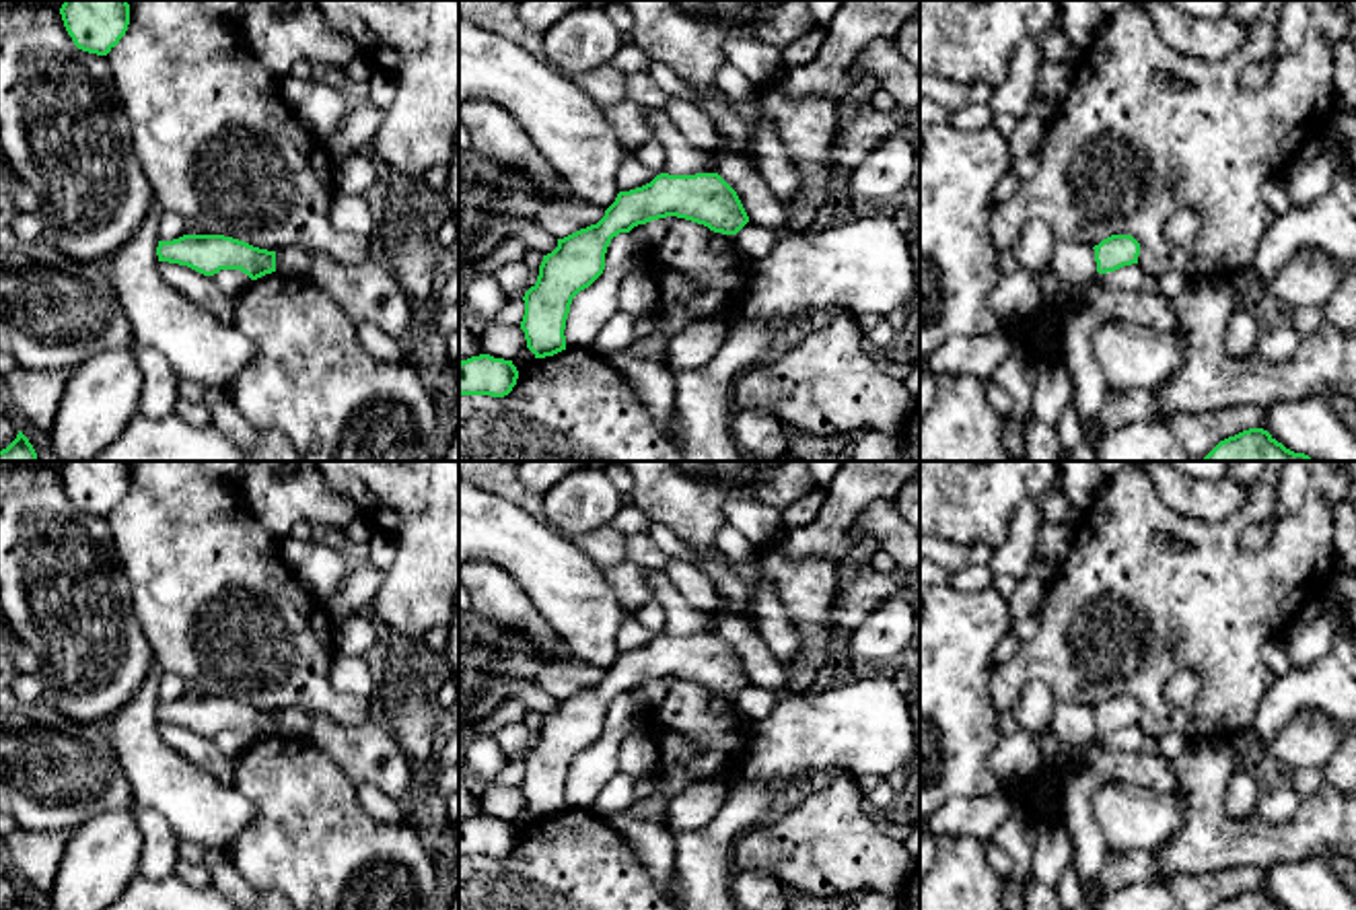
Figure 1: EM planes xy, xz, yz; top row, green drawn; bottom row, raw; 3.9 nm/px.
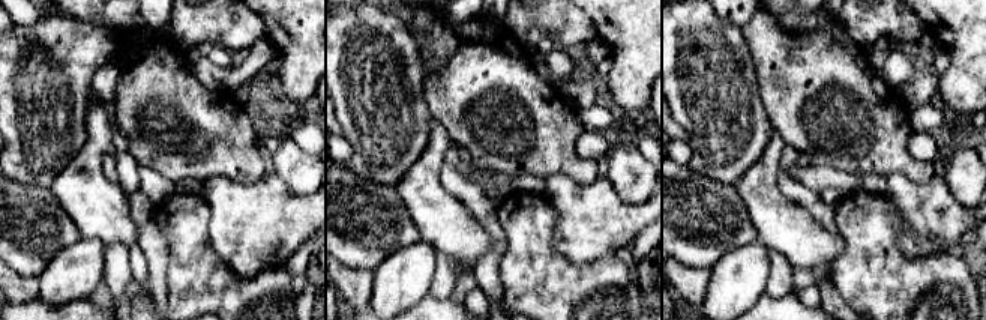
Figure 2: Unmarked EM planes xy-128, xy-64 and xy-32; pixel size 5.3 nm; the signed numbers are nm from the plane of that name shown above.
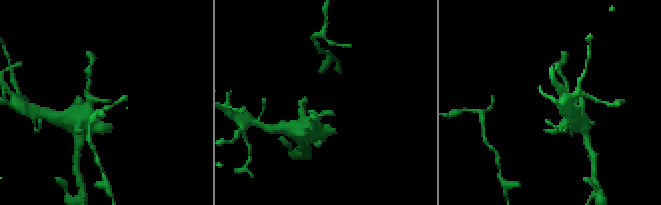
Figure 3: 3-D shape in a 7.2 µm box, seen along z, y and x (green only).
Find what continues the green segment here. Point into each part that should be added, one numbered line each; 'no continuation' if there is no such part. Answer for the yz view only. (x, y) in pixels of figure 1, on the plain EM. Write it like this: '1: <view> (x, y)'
no continuation

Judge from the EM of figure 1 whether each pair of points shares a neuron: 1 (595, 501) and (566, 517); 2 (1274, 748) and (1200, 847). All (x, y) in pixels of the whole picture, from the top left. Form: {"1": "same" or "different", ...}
{"1": "same", "2": "different"}

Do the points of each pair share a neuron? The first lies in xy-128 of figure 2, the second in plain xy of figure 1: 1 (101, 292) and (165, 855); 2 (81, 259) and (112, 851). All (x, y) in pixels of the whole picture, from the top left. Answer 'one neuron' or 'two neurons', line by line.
1: one neuron
2: one neuron

